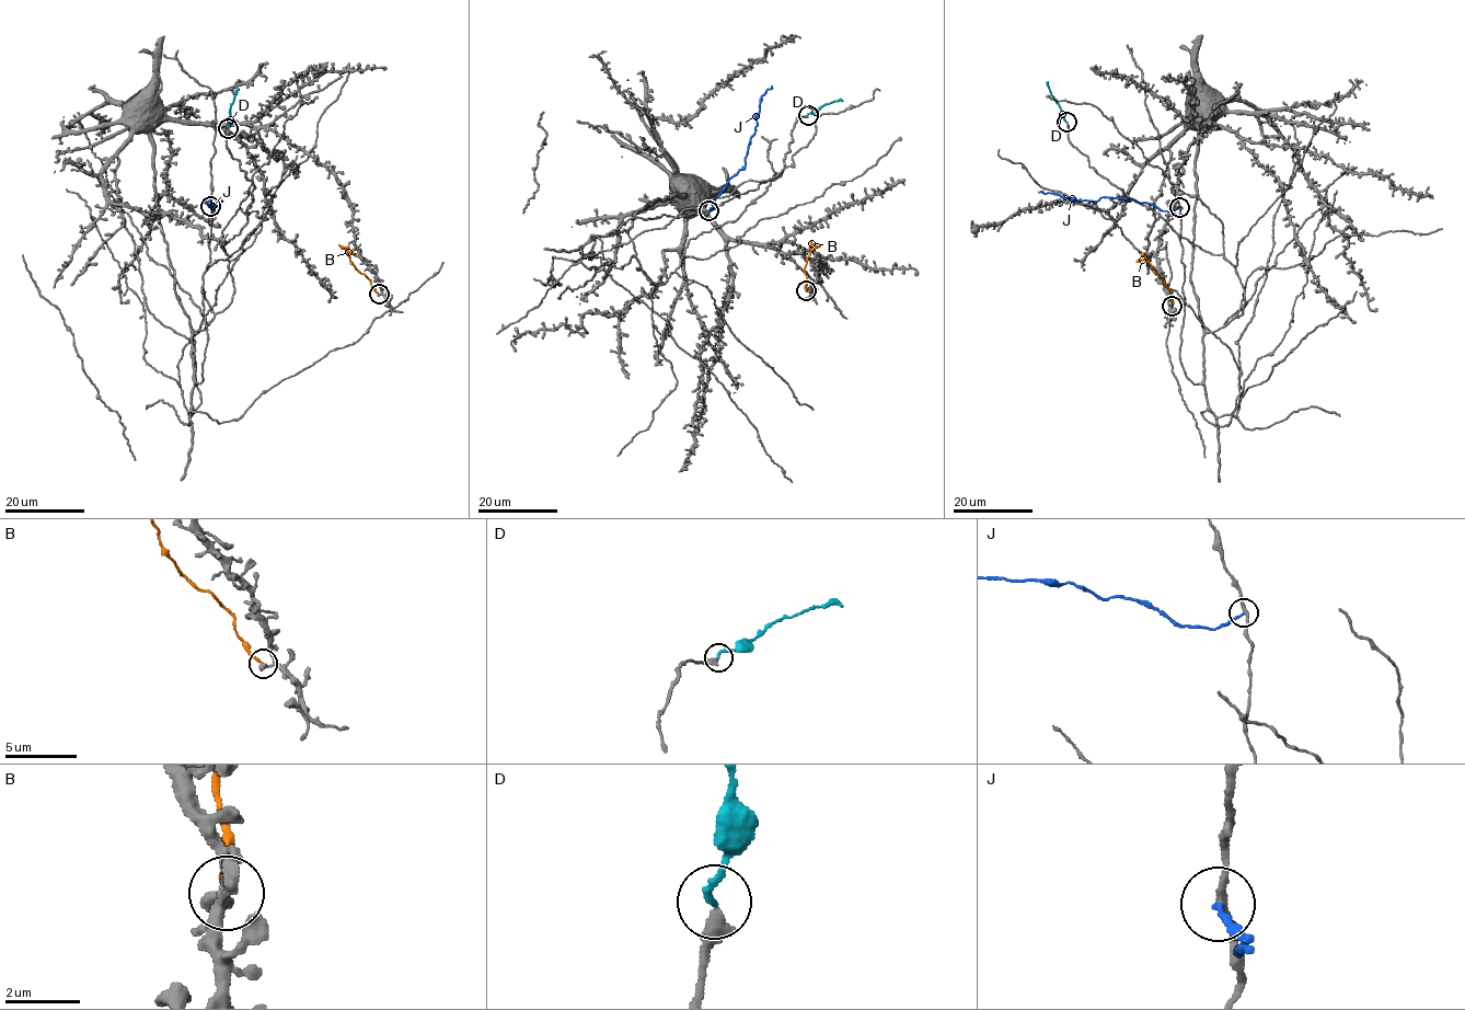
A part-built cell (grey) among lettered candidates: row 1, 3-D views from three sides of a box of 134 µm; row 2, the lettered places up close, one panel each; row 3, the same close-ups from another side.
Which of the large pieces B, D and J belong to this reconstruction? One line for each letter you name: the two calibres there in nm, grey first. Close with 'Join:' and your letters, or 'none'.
D: Thickness 360 nm (grey) against 180 nm
Join: D

